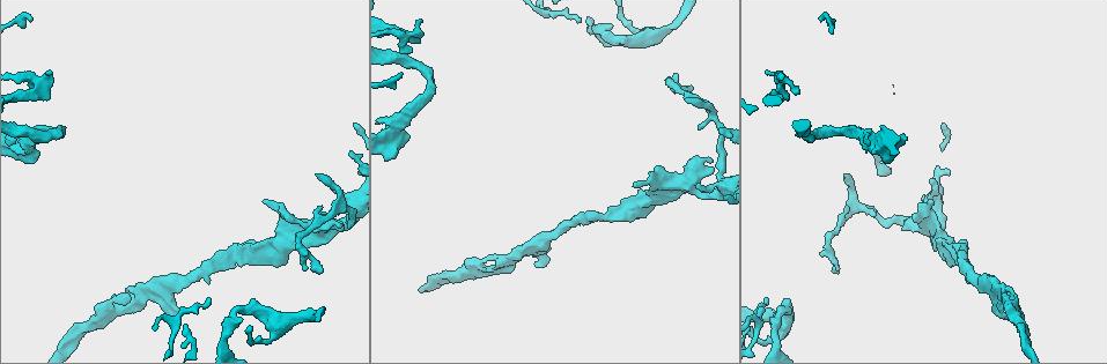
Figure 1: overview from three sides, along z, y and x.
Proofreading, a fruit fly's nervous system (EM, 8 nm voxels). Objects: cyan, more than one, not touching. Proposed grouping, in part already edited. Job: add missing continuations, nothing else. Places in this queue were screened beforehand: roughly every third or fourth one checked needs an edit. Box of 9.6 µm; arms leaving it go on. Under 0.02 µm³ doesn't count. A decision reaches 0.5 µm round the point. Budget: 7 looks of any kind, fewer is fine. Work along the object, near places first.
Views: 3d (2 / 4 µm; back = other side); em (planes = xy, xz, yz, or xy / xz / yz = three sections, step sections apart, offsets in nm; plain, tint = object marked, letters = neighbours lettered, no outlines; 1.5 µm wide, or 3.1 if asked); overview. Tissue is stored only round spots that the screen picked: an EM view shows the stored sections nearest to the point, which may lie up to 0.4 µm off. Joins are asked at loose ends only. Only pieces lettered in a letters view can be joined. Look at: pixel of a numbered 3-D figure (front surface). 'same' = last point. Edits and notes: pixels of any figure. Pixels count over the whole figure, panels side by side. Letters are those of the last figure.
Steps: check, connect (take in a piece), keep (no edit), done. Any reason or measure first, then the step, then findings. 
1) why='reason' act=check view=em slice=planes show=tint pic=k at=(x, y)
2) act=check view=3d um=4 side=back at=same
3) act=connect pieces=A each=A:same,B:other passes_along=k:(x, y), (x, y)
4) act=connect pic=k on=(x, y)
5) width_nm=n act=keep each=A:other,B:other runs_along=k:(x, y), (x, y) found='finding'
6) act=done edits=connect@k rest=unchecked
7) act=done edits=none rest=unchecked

why='an open end' act=check view=em slice=planes show=letters pic=1 at=(541, 266)

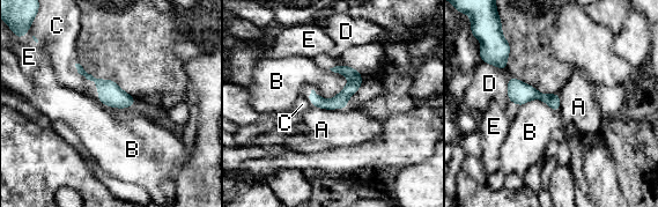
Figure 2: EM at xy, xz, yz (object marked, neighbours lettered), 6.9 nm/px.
act=keep each=A:other,B:other,C:other,D:other,E:other border=2:(349, 79), (334, 96), (322, 97) found='no lettered piece goes on from it'

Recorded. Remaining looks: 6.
act=check view=3d um=2 pic=1 at=(930, 184)

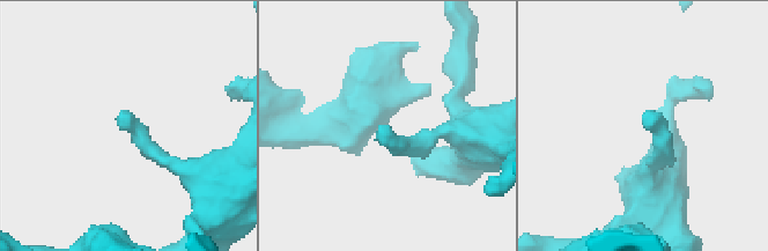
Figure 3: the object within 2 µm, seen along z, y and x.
act=check view=em slice=xy step=8 show=letters pic=3 at=(121, 127)

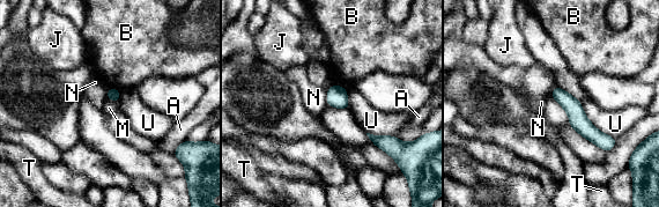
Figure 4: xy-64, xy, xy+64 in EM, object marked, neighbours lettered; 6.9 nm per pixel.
why='another direction' act=check view=em slice=planes show=letters at=same

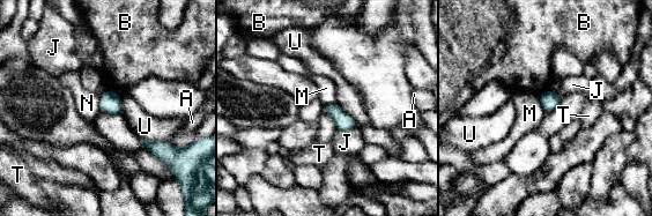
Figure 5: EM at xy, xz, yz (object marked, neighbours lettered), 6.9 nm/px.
act=keep each=A:other,B:other,J:other,M:other,N:other,T:other,U:other found='no lettered piece goes on from it'

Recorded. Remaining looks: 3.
why='thin end' act=check view=em slice=yz step=8 show=tint pic=1 at=(701, 124)

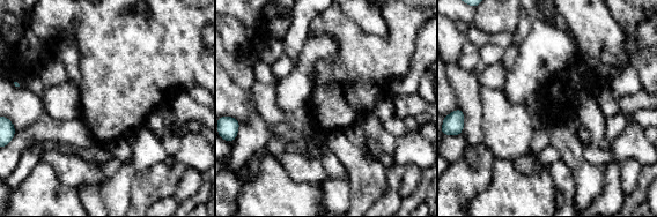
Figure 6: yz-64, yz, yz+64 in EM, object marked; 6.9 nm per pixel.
act=check view=em slice=planes show=letters at=same

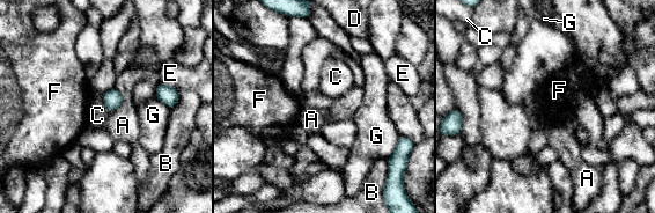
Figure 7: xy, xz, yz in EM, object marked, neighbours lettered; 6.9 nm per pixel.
width_nm=140 act=keep each=A:other,B:other,C:other,D:other,E:other,F:other,G:other border=7:(102, 93), (102, 102), (111, 111) found='none of them fits'

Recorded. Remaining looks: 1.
act=done edits=none rest=unchecked

